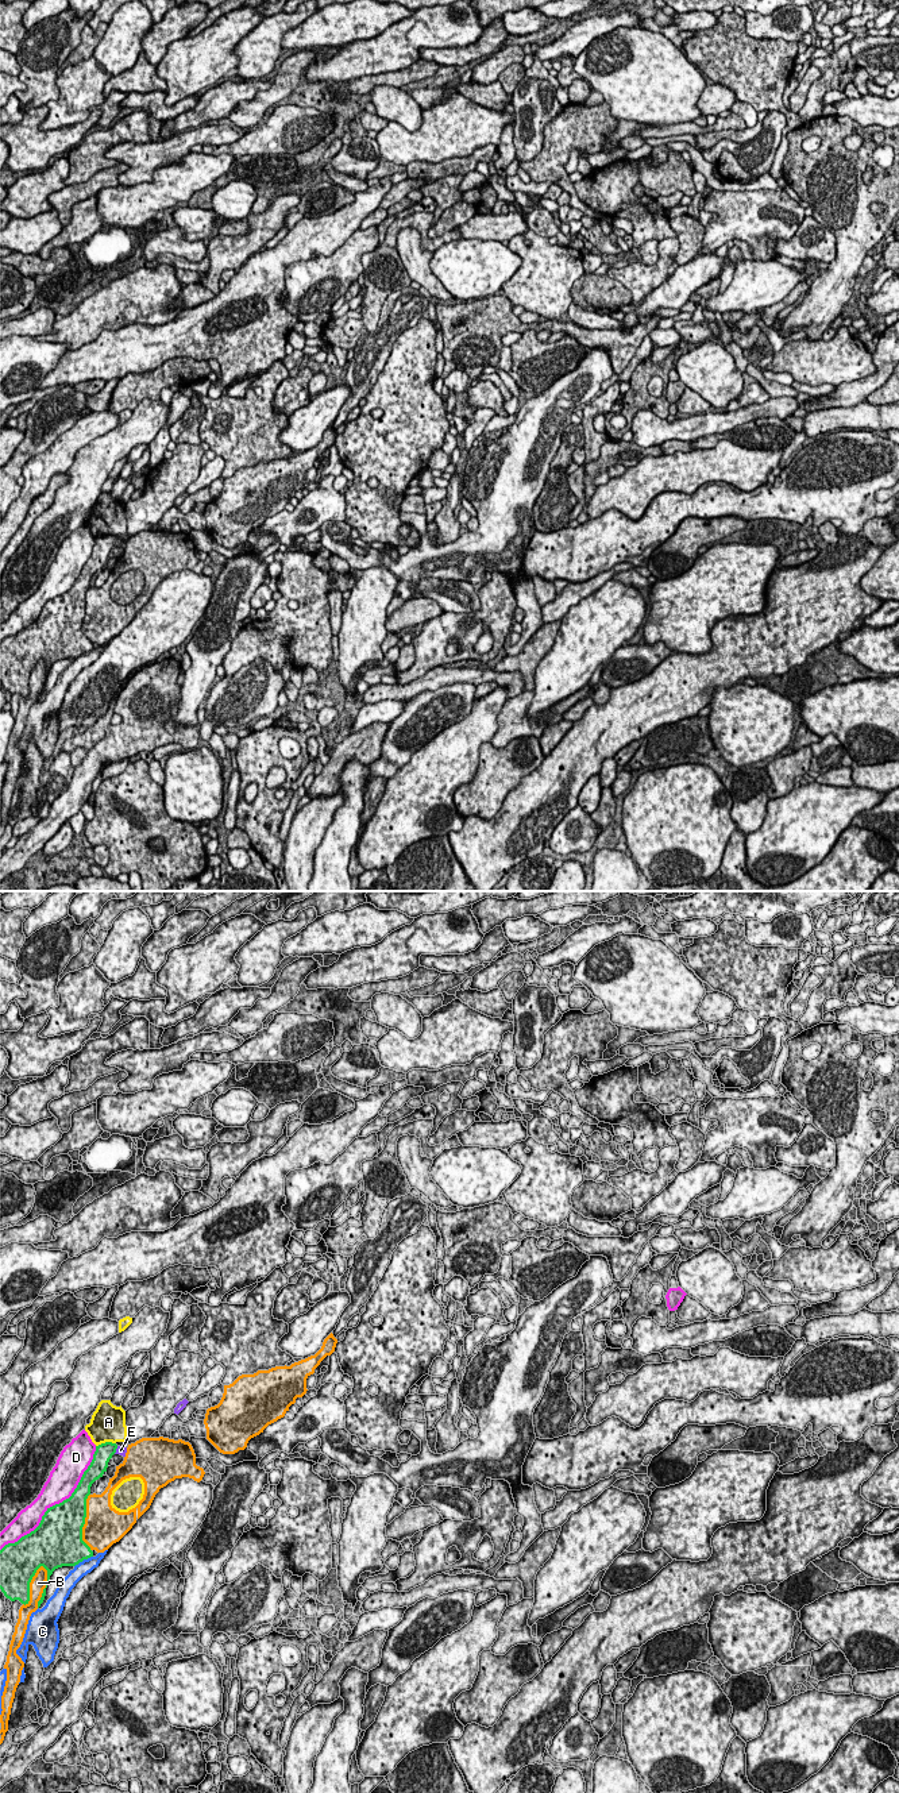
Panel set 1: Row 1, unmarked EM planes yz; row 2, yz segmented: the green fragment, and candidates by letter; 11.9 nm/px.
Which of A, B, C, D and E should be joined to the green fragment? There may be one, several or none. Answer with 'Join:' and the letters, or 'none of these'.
Join: E

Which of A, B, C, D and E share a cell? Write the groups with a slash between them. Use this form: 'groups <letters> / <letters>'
groups A / B / C / D / E

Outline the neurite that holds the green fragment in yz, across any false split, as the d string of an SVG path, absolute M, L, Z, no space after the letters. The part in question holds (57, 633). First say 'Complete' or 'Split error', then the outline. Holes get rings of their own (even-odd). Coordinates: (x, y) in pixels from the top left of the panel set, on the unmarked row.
Split error. M112 535L96 539L93 552L72 589L47 601L34 624L0 643L0 682L7 691L28 697L30 675L40 659L47 663L47 680L55 662L76 659L93 649L93 644L82 633L86 591L92 577L107 564L112 548L126 550L126 545L127 540Z

